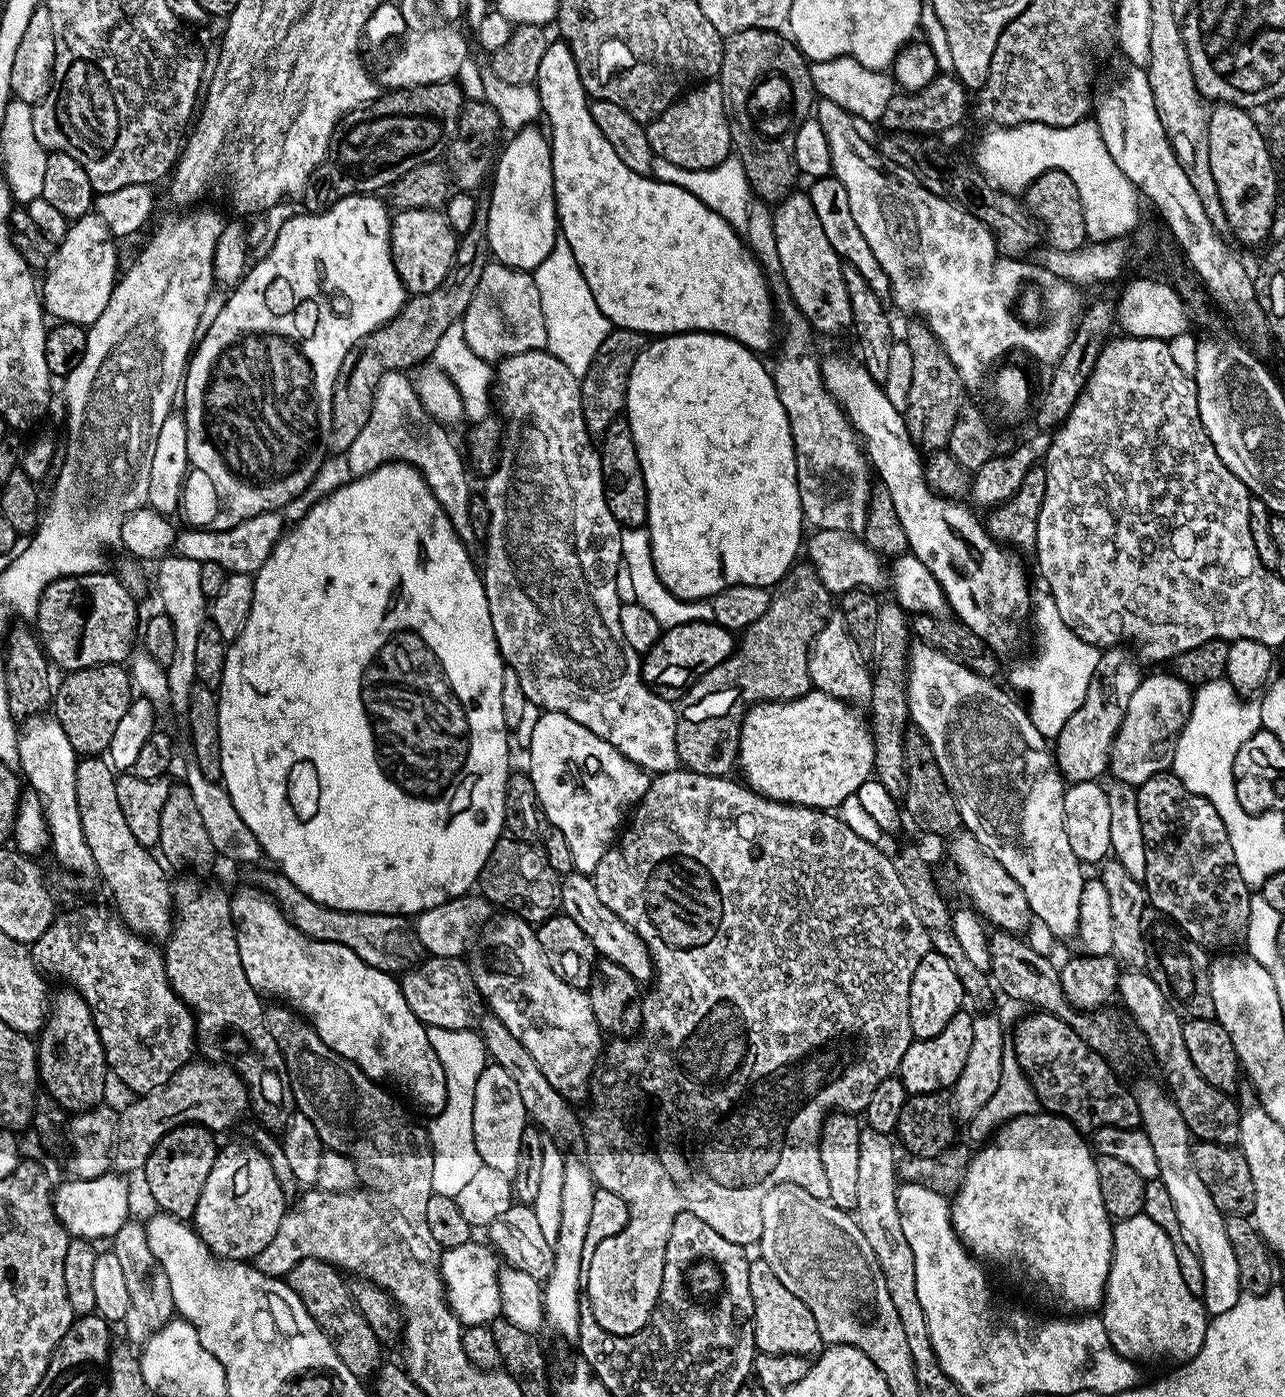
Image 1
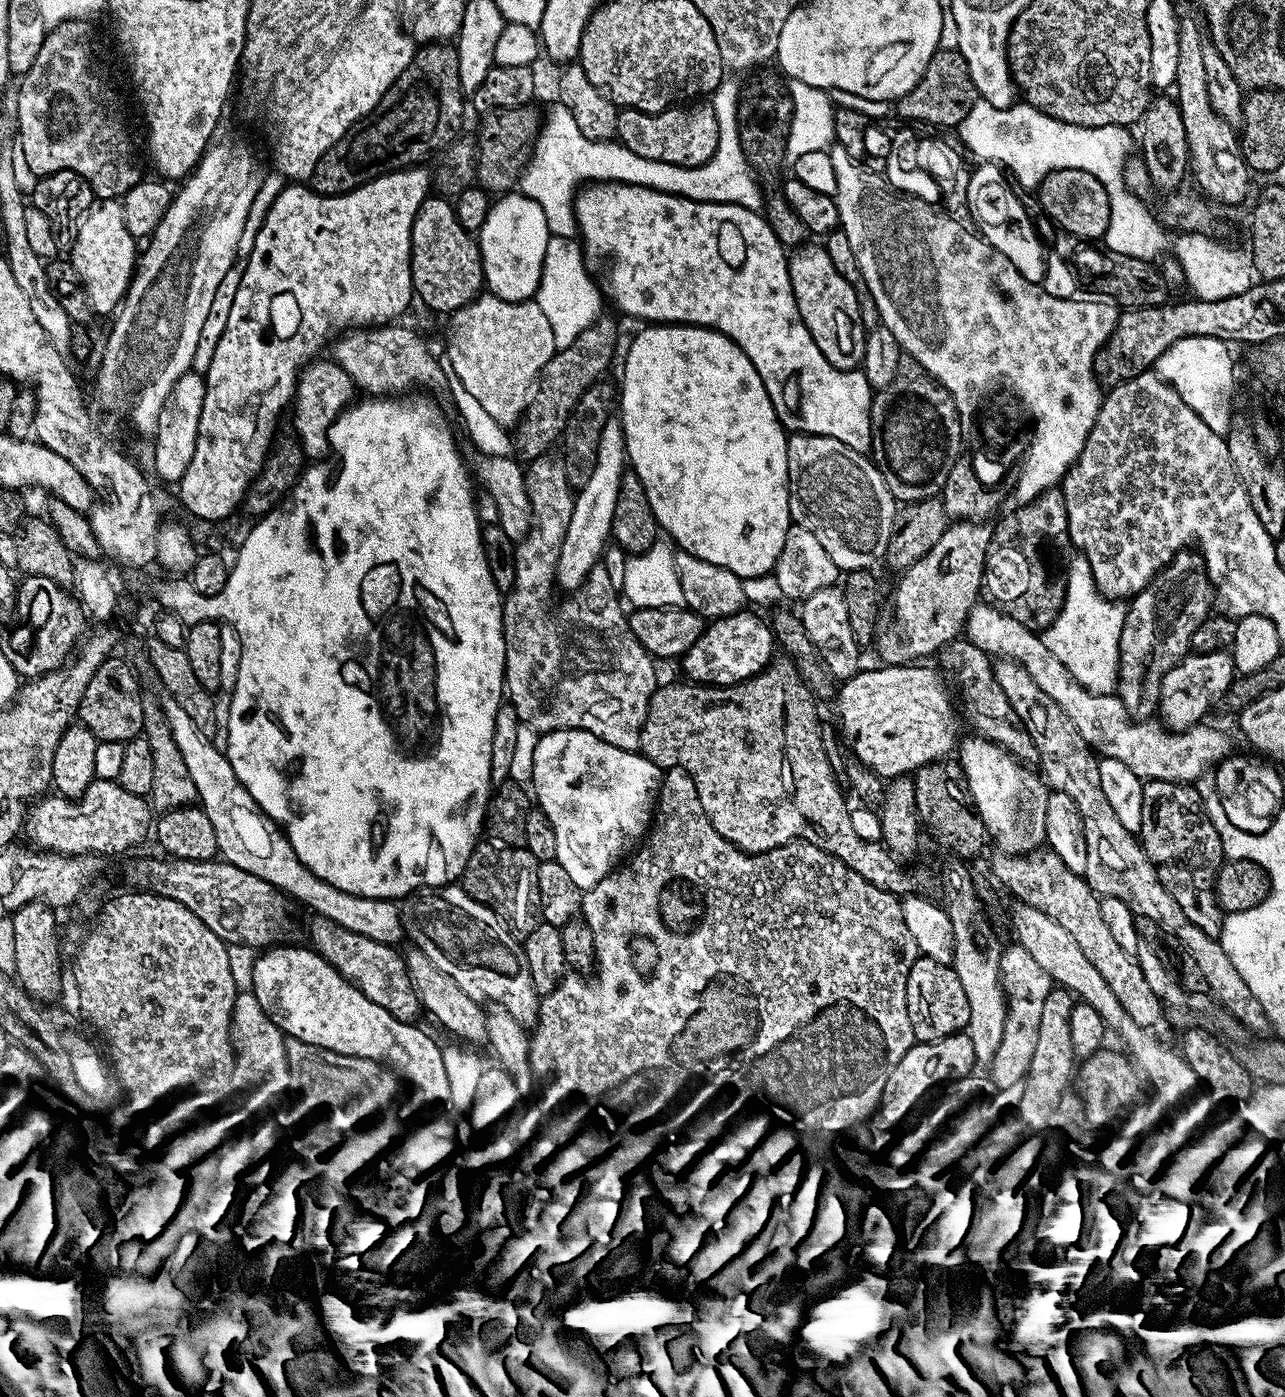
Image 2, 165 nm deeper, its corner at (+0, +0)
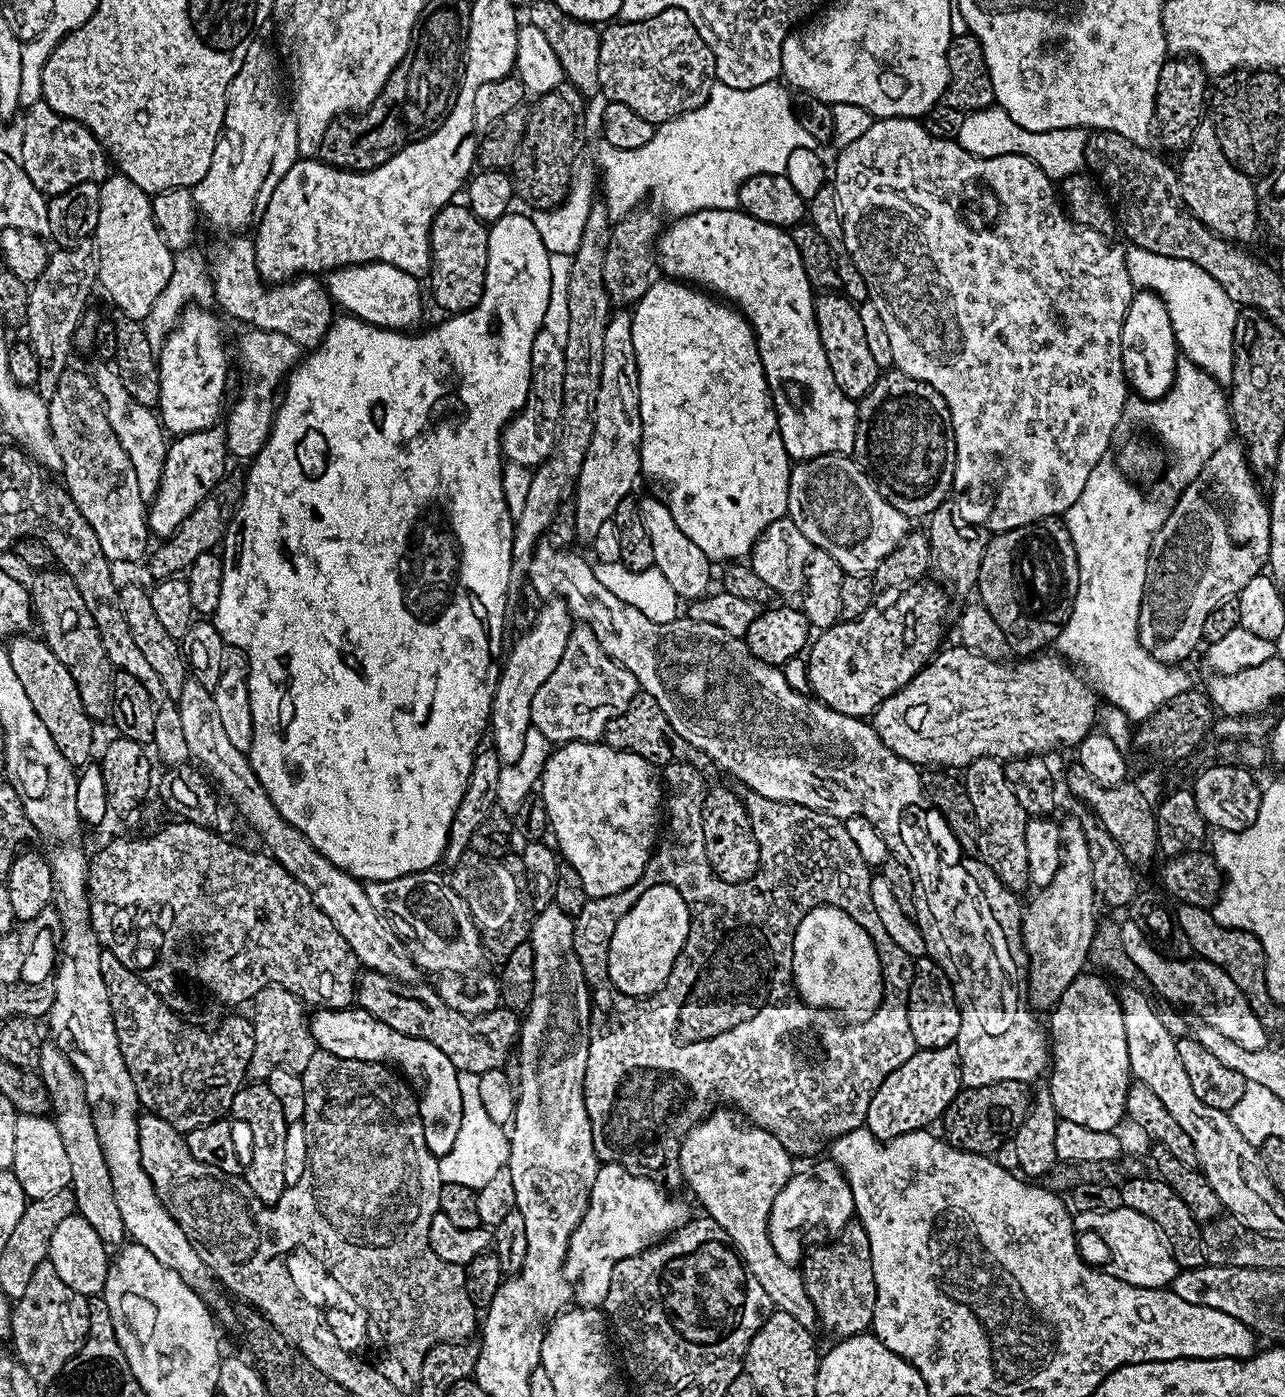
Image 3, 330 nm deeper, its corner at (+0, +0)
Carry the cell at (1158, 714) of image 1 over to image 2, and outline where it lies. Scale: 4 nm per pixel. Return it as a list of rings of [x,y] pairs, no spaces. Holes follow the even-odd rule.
[[[1231,651],[1198,652],[1185,656],[1177,664],[1171,665],[1166,678],[1162,678],[1159,719],[1173,732],[1184,732],[1192,725],[1201,723],[1205,719],[1204,715],[1211,710],[1212,703],[1215,700],[1217,703],[1223,697],[1236,675]]]

